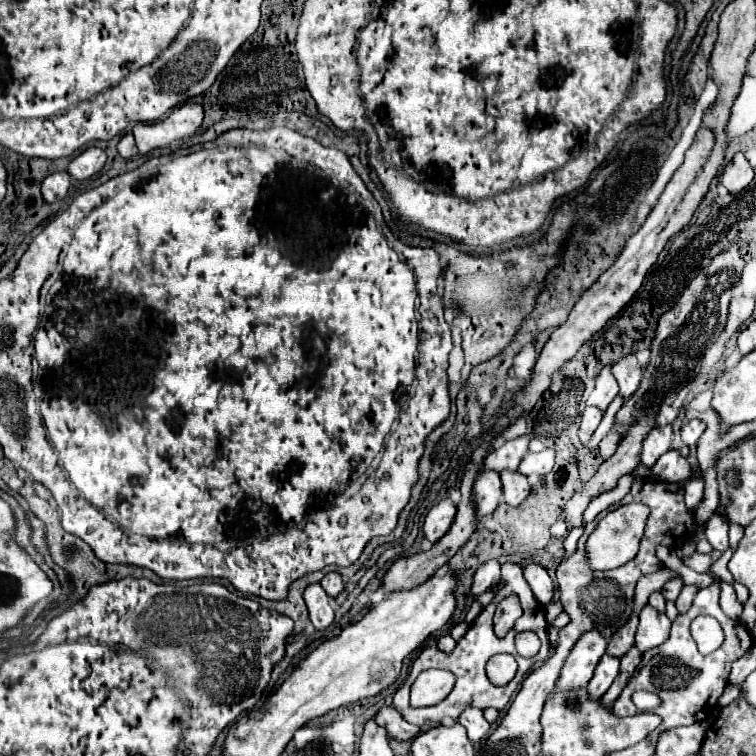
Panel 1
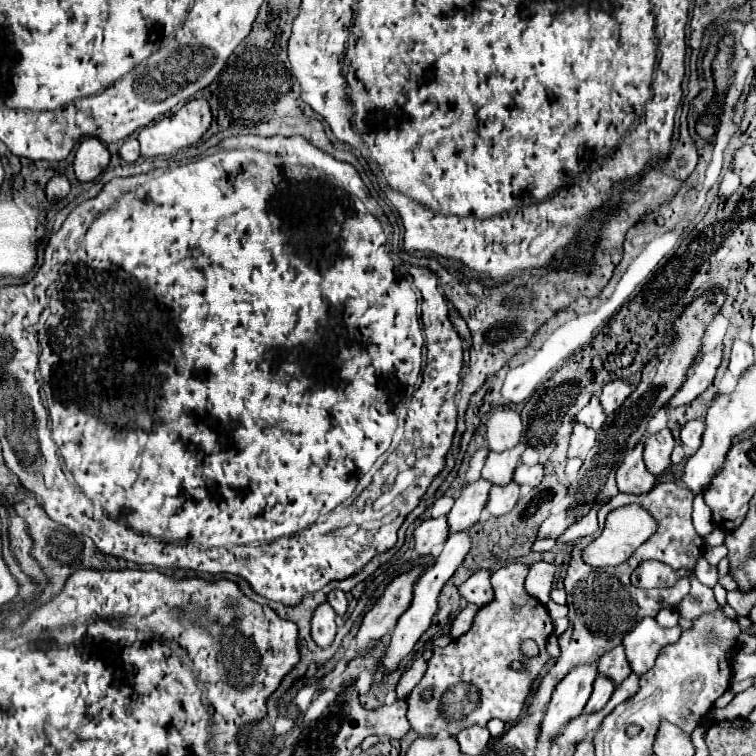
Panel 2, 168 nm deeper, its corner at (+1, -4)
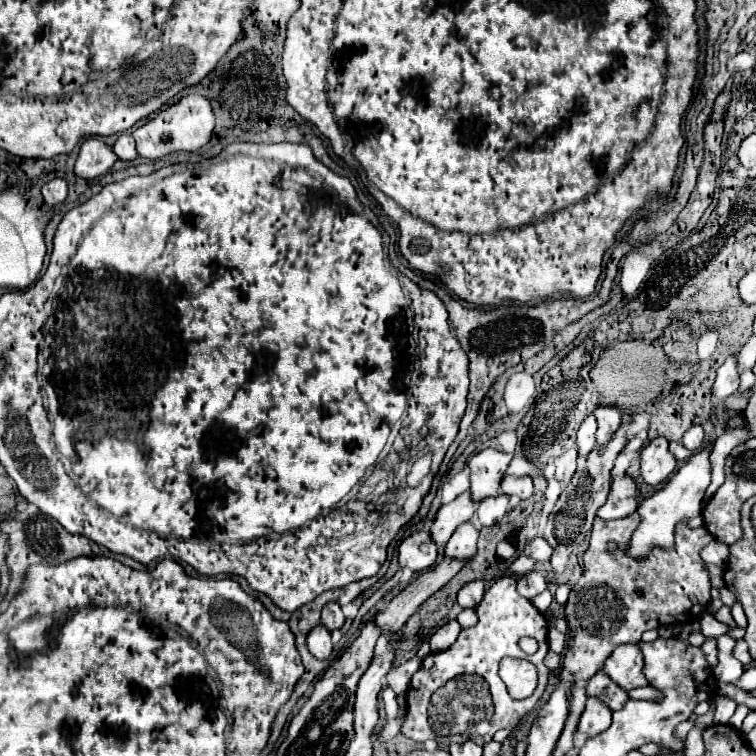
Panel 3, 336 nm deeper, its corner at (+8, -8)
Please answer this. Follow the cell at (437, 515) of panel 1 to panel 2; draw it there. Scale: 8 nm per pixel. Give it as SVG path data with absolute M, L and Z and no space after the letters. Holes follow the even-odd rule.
M447 516L423 520L415 530L415 550L419 556L427 556L435 546L443 544L449 538Z

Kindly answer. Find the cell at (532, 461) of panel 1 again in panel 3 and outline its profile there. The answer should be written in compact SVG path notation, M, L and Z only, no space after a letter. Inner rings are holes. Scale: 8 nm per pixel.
M504 476L502 478L502 486L500 486L502 494L508 496L518 496L520 500L526 500L532 496L532 478L530 476Z

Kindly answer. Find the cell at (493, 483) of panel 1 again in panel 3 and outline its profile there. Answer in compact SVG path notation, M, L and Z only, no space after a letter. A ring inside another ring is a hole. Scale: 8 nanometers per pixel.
M468 492L460 494L456 500L452 500L450 504L444 504L434 518L434 524L430 528L430 536L438 546L444 546L448 542L448 538L452 536L454 528L458 528L460 524L468 522L474 514L474 504Z

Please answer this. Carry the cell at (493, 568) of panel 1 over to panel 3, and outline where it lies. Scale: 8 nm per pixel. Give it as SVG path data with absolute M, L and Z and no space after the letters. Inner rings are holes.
M472 580L468 584L464 584L458 592L458 604L462 608L476 608L484 596L484 582L482 580Z

